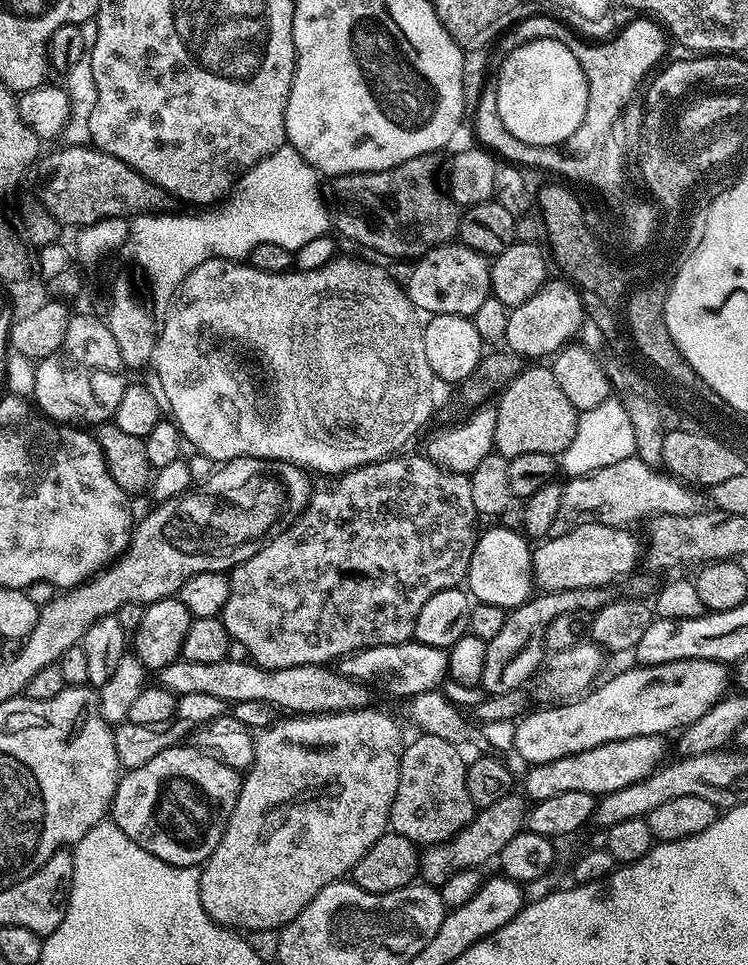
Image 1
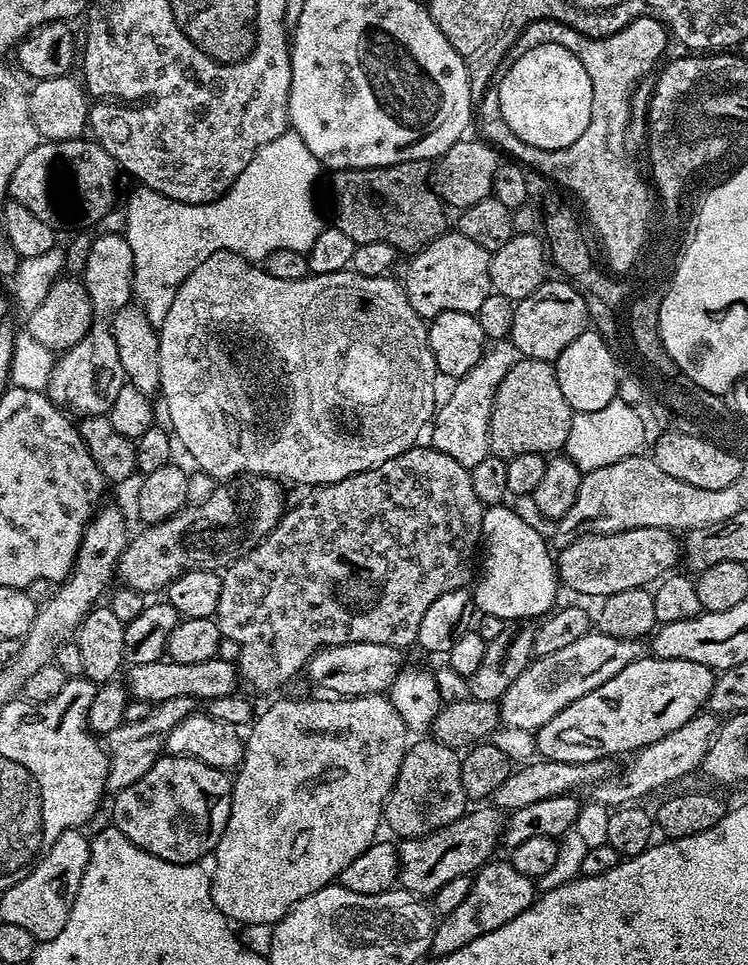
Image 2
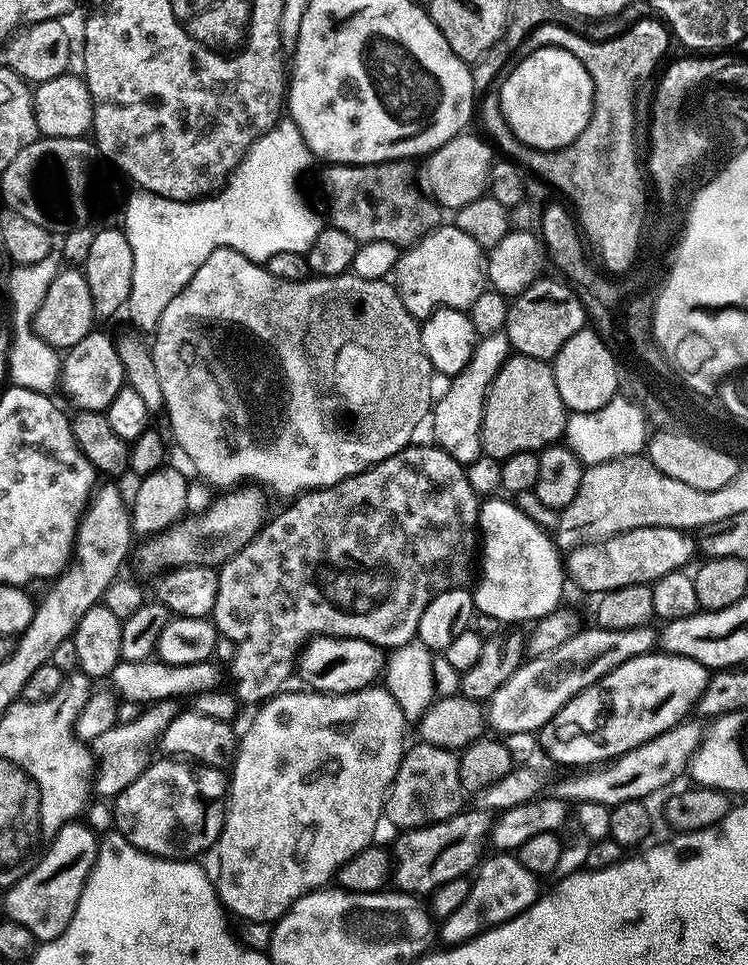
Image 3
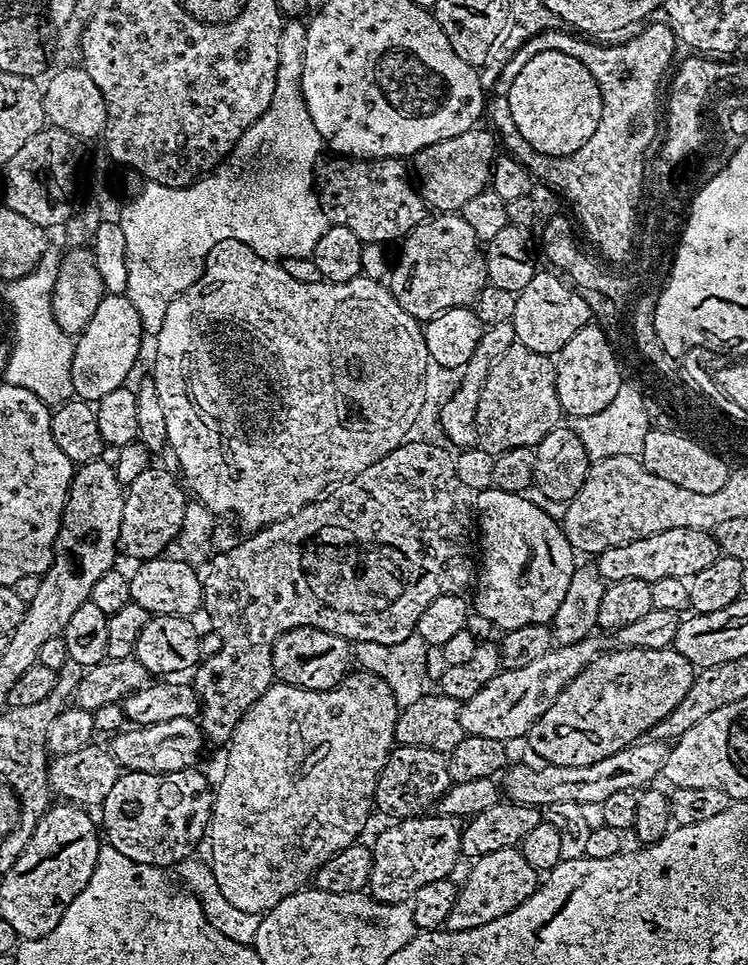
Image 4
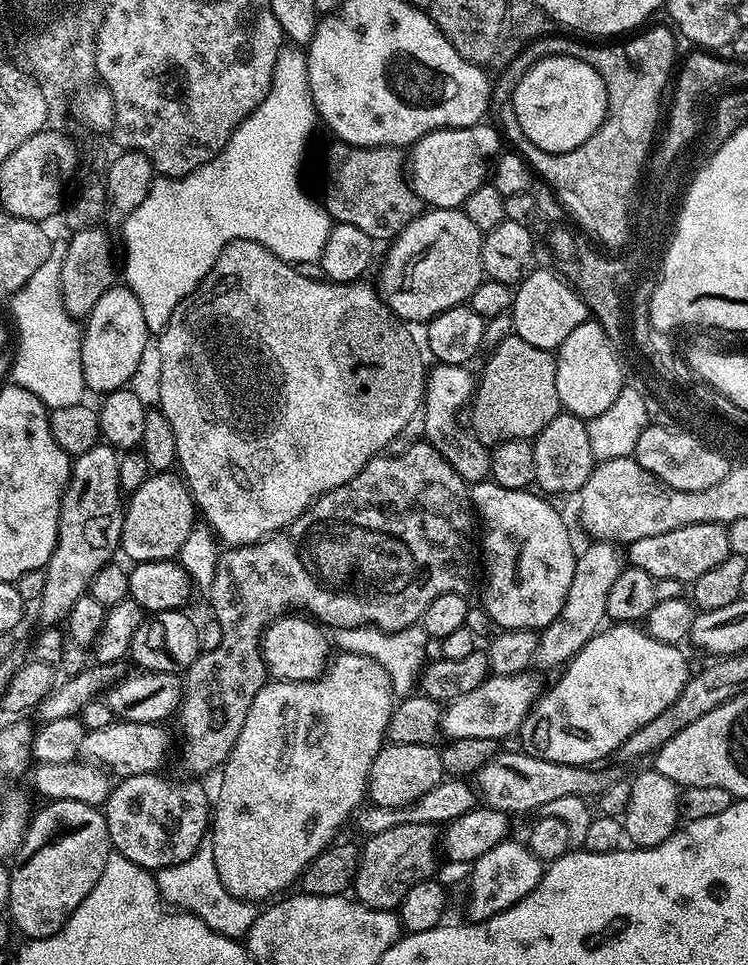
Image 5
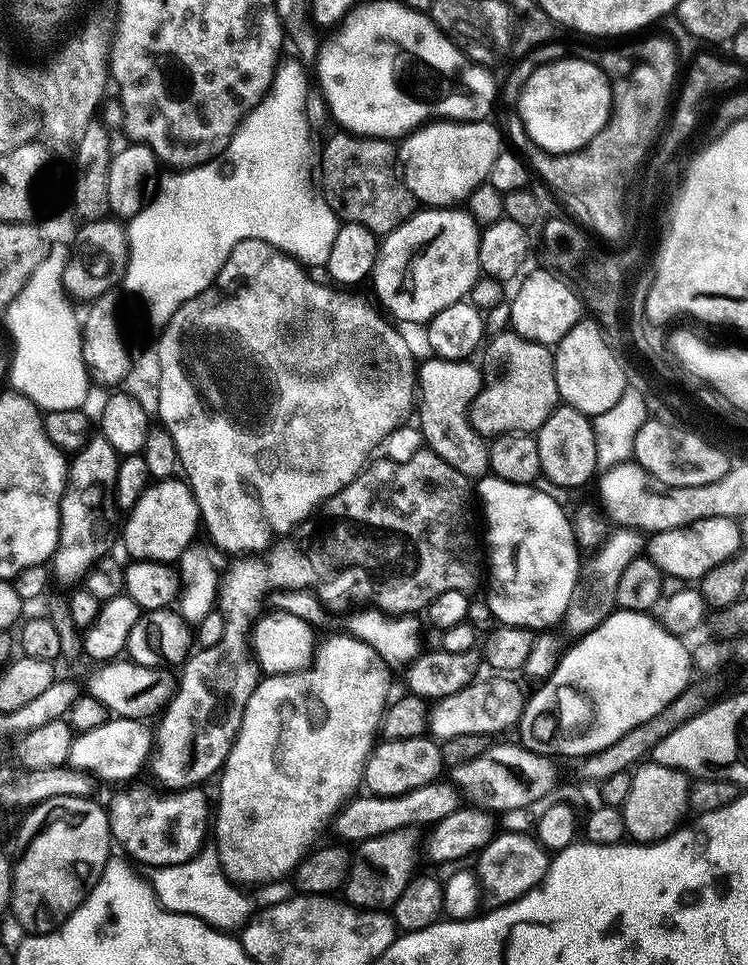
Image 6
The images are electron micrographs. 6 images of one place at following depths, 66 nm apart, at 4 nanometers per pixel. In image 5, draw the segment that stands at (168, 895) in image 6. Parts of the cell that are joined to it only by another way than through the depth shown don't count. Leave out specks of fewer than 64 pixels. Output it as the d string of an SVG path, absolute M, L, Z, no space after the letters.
M211 850L195 852L193 856L186 858L186 862L178 862L169 868L159 869L155 877L156 885L160 887L160 894L169 905L191 912L199 920L206 922L210 930L218 934L239 941L247 937L250 926L254 926L258 915L257 905L251 900L238 898L230 894L230 890L226 890L222 878L218 878L218 866L214 862Z

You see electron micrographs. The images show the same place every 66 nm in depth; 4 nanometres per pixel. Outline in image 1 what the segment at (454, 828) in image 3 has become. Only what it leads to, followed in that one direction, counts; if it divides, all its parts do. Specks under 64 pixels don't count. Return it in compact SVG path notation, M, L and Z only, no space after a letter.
M516 794L501 798L499 802L494 802L494 806L479 809L471 822L458 830L458 834L441 844L430 844L423 849L419 862L419 879L429 886L439 886L446 882L446 878L458 874L458 870L483 869L484 864L491 860L493 863L499 857L502 846L506 846L514 834L521 832L525 824L526 804Z

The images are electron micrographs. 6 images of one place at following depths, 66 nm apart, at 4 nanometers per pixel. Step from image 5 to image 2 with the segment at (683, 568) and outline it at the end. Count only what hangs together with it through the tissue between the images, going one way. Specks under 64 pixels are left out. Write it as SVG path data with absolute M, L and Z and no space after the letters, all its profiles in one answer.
M635 528L625 532L602 532L592 534L580 534L575 537L564 549L560 556L555 557L556 571L561 585L573 588L584 596L596 596L603 598L610 594L618 594L618 590L630 590L631 588L643 588L659 581L676 564L676 559L681 559L682 544L675 540L673 533L667 528Z

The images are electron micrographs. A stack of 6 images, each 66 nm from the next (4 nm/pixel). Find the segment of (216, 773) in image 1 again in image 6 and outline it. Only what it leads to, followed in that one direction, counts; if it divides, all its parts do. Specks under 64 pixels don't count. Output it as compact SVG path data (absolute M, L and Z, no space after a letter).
M128 786L107 805L108 825L112 839L129 852L127 855L140 864L148 864L149 869L165 868L193 860L205 847L210 836L210 808L204 797L204 788L182 788L168 790L158 796L144 788Z

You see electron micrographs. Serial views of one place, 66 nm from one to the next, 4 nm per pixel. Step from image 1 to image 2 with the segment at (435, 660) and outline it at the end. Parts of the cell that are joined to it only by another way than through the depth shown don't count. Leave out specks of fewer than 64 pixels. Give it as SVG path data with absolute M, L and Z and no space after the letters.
M374 642L335 644L329 648L320 648L308 659L306 676L309 676L318 687L325 688L328 691L325 693L336 698L375 696L389 691L405 663L404 655L399 648Z

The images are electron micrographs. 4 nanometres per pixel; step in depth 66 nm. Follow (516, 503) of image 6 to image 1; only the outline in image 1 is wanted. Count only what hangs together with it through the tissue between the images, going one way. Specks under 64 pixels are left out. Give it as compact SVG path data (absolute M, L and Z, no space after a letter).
M488 528L477 535L474 554L470 558L466 588L479 603L511 610L519 604L527 603L533 595L533 549L530 544L528 548L529 541L517 532L512 528Z

